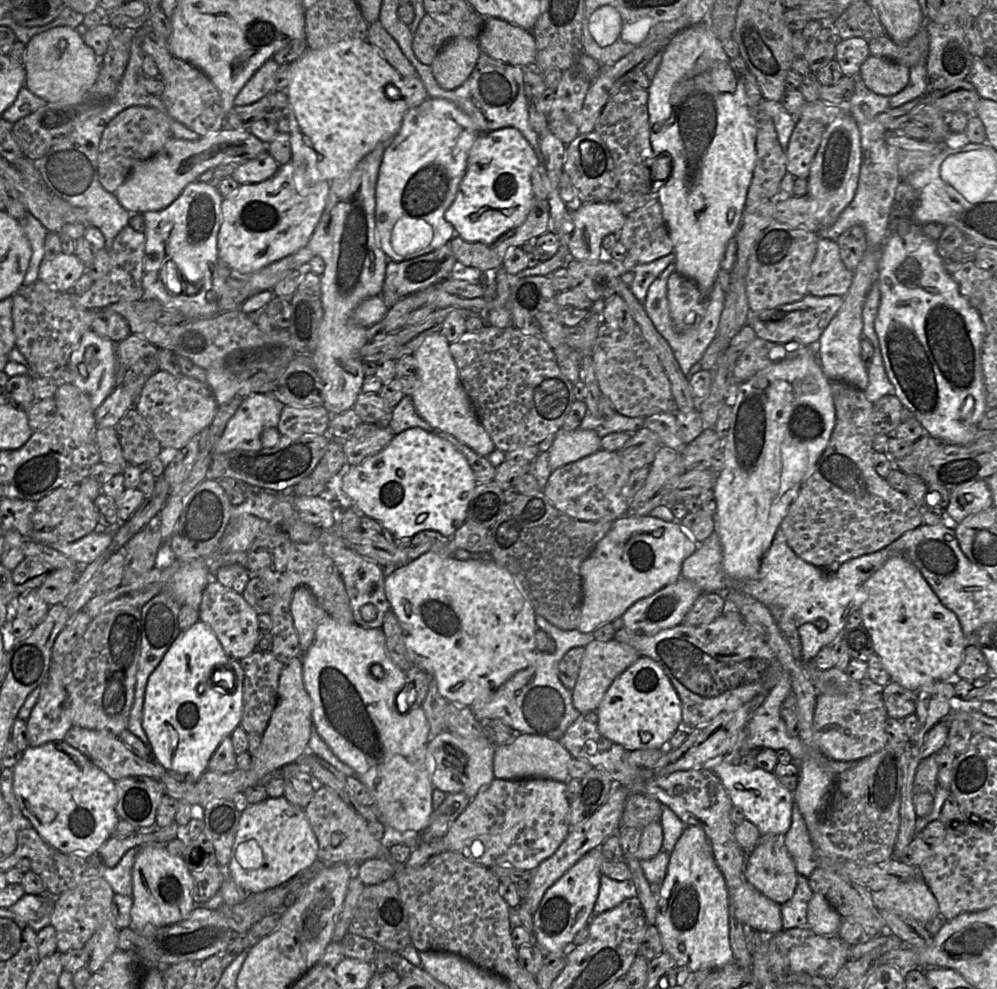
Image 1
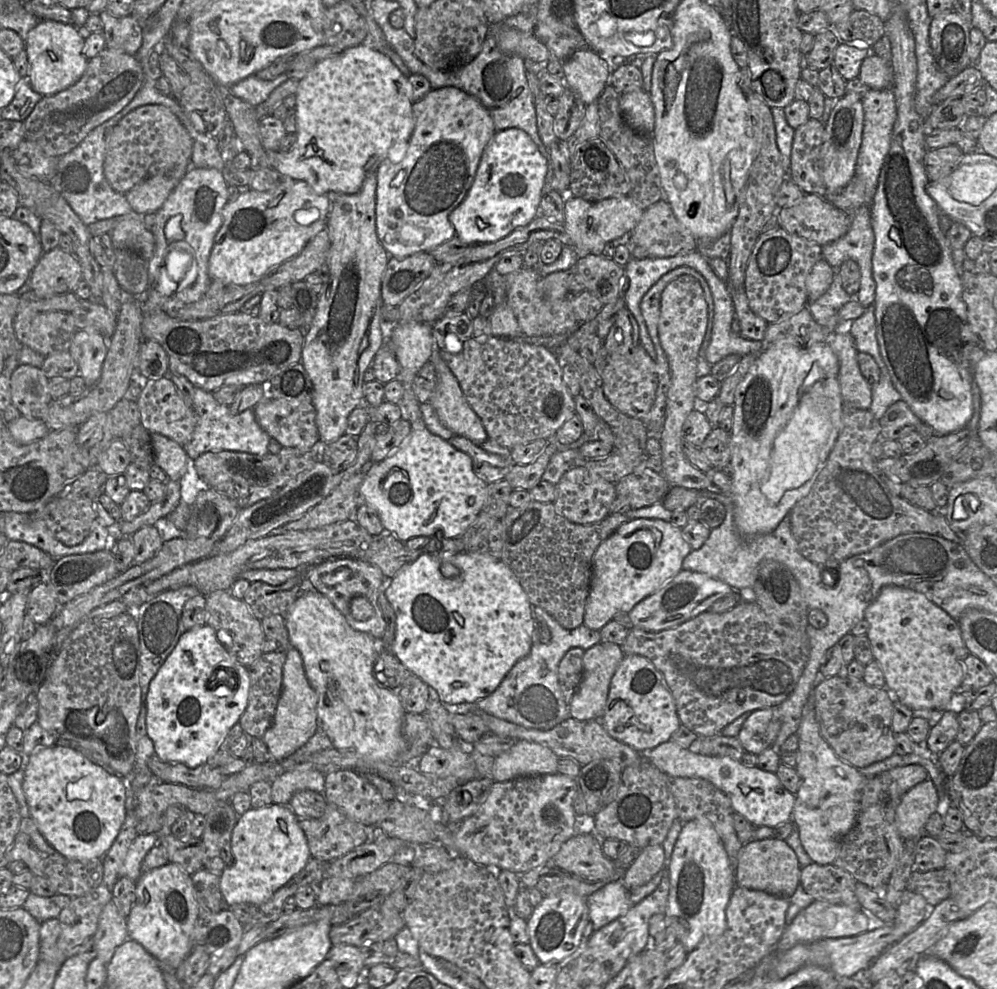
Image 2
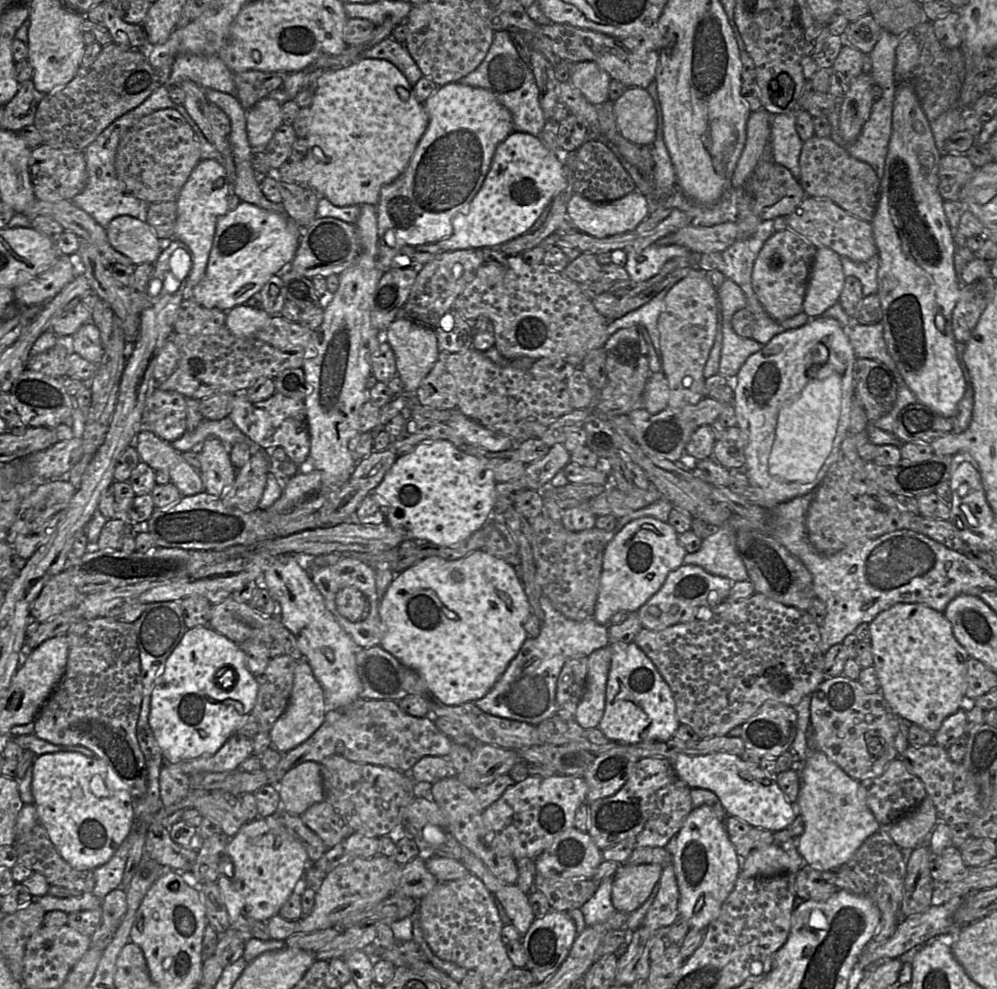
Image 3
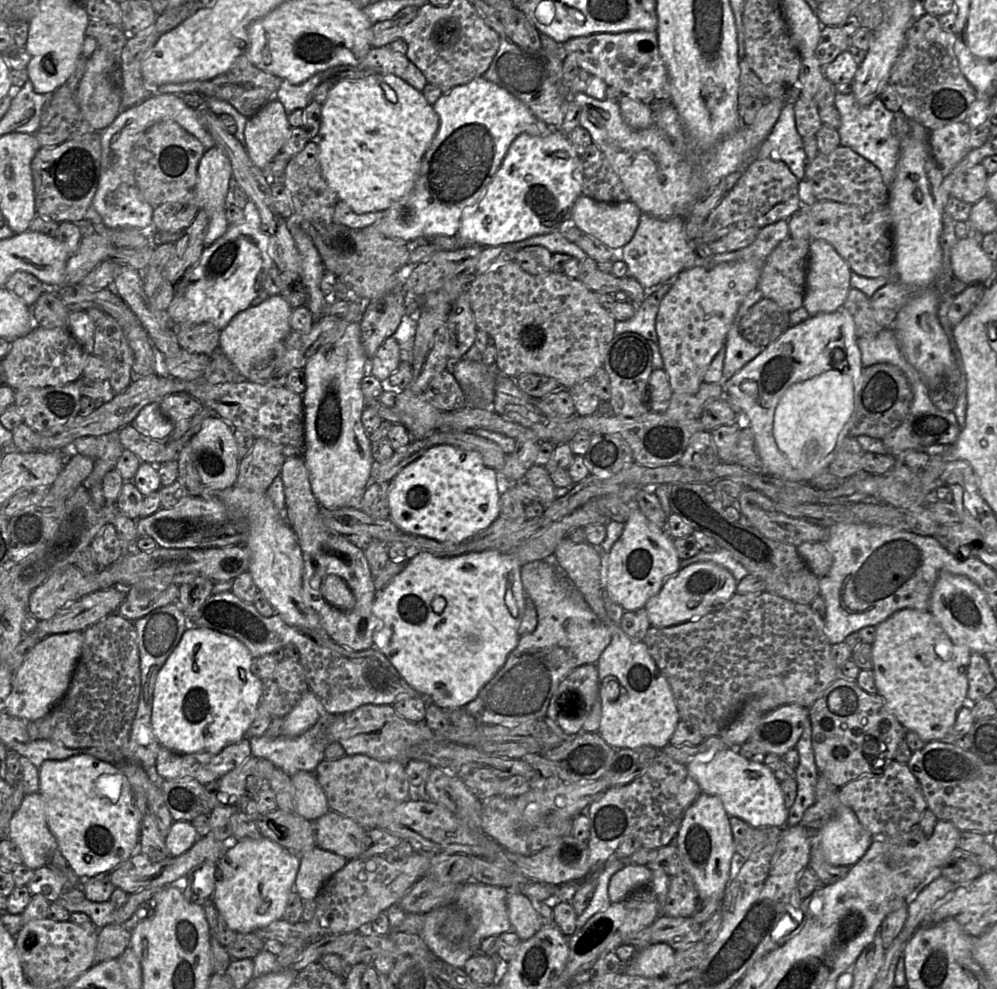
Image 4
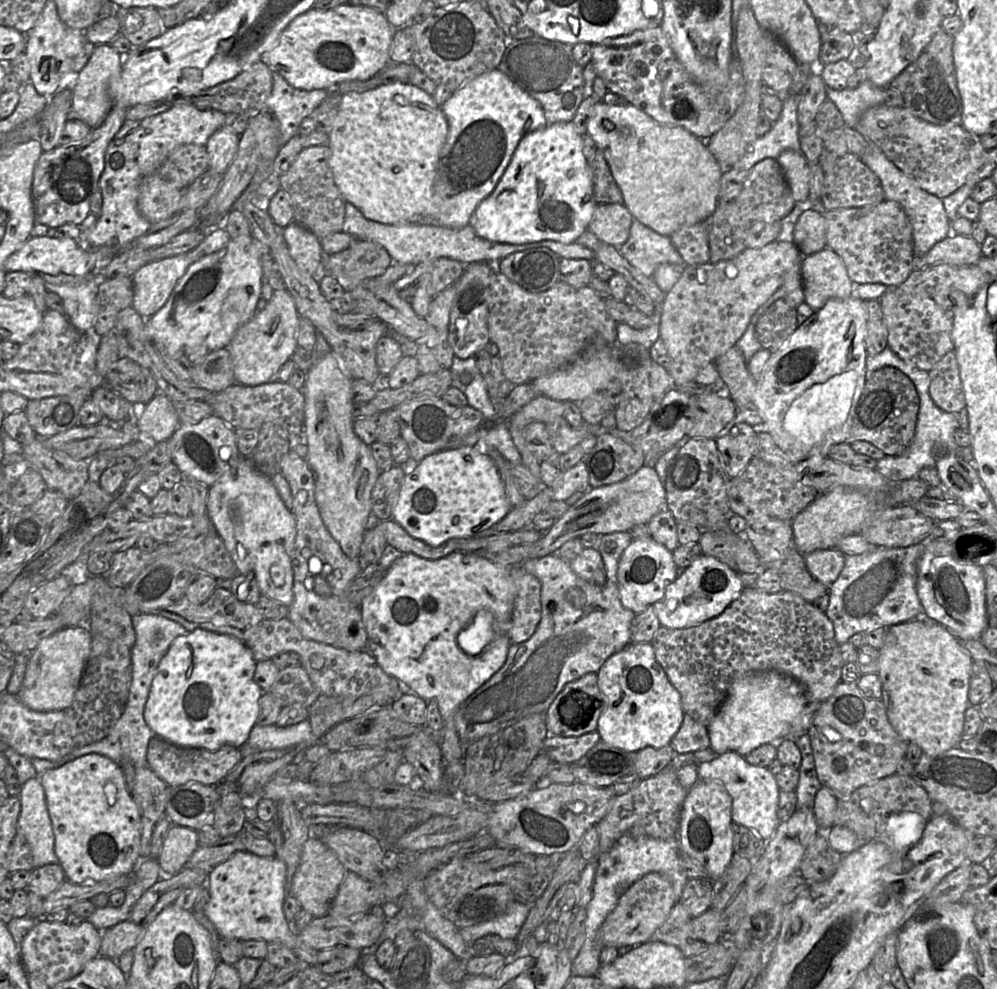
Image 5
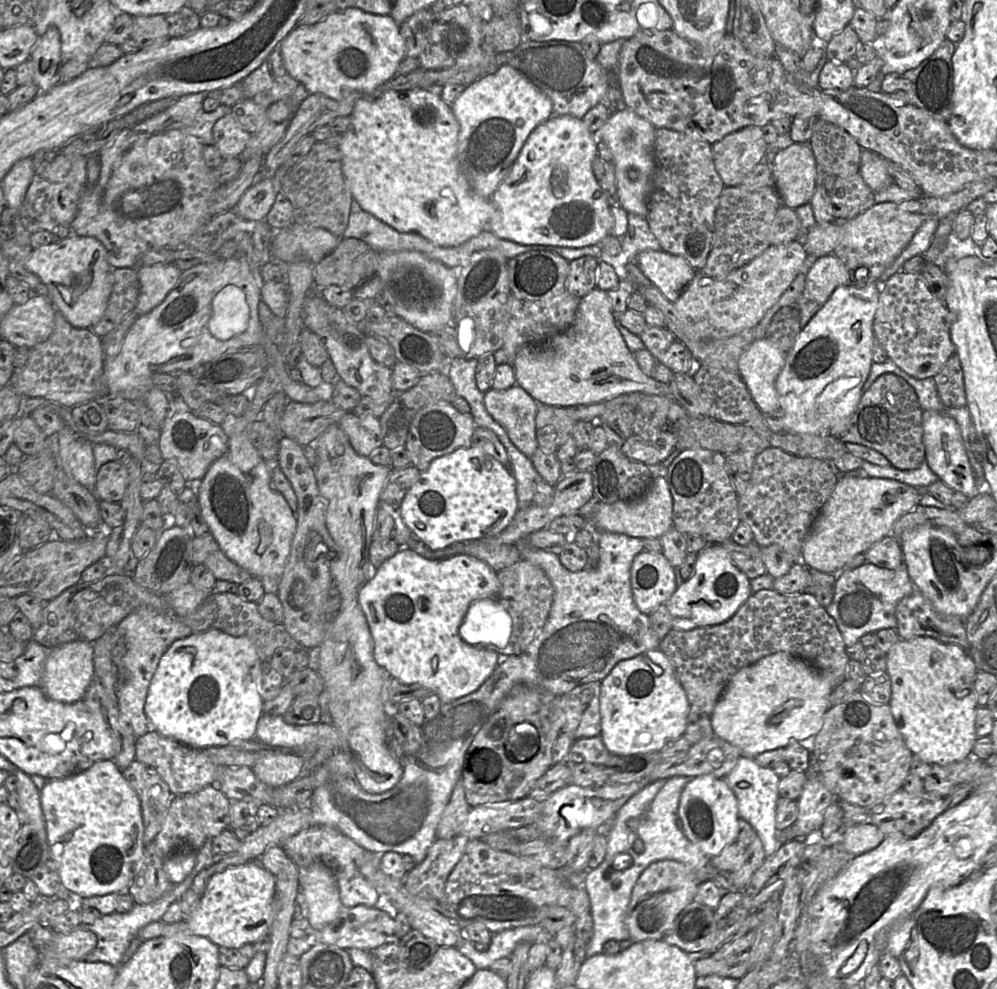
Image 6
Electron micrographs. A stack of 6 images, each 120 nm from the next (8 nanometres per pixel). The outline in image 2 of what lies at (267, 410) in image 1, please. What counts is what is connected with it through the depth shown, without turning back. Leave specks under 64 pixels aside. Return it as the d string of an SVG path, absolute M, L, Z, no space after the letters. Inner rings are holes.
M195 387L193 391L193 410L196 415L196 426L190 441L183 446L192 462L201 454L207 452L233 451L259 456L269 453L268 446L272 438L257 422L254 409L233 414L229 407L220 404L214 398L212 392L199 387Z

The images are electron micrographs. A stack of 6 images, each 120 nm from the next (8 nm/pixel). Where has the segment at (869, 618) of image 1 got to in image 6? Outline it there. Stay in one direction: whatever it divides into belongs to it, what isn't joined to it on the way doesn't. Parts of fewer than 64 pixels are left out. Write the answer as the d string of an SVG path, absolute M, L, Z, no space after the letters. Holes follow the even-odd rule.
M926 636L899 641L886 654L891 681L889 706L909 750L922 761L948 765L973 757L977 694L976 665L967 651L955 644Z

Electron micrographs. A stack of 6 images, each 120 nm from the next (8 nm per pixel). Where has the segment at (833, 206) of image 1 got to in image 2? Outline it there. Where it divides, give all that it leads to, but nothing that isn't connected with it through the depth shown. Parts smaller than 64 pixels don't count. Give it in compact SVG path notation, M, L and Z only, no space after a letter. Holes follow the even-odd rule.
M847 93L840 98L831 111L824 128L824 140L821 148L821 171L824 183L831 192L838 192L847 186L855 176L864 124L861 98L856 93Z

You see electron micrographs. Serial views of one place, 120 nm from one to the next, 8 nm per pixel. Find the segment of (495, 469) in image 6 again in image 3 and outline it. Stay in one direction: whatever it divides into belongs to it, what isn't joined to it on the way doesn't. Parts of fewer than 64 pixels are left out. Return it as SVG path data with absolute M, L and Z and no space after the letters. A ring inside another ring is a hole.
M438 439L425 440L417 445L411 452L399 456L390 471L375 489L374 493L384 502L387 508L388 524L396 531L404 533L410 539L414 539L415 541L428 541L438 546L449 547L468 539L473 533L480 530L493 515L496 499L496 484L497 482L494 479L493 471L481 460L460 450L448 440Z

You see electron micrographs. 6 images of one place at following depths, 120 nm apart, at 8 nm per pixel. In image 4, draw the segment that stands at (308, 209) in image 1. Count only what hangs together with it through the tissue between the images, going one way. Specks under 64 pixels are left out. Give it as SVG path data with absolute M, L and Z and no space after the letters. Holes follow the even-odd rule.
M249 201L243 208L241 222L230 225L223 236L204 248L183 295L169 307L171 322L212 323L219 330L224 329L236 314L251 307L251 301L262 289L264 275L274 265L268 246L269 238L262 230L257 207Z

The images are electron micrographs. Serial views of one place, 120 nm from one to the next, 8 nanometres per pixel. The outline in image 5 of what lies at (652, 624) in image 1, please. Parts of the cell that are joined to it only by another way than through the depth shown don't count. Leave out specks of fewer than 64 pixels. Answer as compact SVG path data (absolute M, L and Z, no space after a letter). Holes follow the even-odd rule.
M701 554L666 587L662 599L655 602L652 607L662 627L688 628L720 615L740 596L743 589L737 572L720 560Z

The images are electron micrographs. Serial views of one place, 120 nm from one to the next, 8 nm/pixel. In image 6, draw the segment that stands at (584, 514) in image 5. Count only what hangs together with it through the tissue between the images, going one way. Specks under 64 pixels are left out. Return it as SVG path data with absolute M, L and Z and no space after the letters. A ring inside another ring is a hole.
M653 477L648 490L640 498L614 503L599 502L586 527L592 532L606 531L625 534L639 539L660 538L673 526L673 498L665 477Z

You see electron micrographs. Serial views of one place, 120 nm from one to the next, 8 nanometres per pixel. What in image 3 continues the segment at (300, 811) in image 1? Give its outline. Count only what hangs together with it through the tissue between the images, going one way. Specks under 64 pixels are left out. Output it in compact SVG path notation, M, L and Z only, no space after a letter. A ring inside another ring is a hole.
M274 815L247 821L236 835L229 838L226 852L231 859L233 871L231 875L220 875L216 883L223 897L230 924L239 917L267 921L278 914L292 892L303 882L305 870L310 863L301 842L293 837Z

